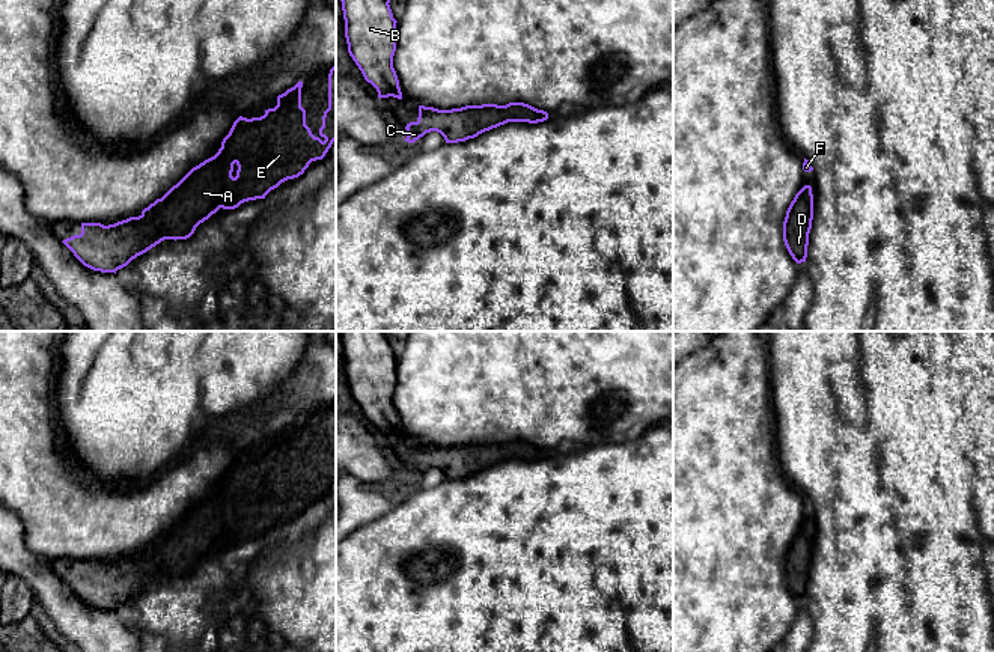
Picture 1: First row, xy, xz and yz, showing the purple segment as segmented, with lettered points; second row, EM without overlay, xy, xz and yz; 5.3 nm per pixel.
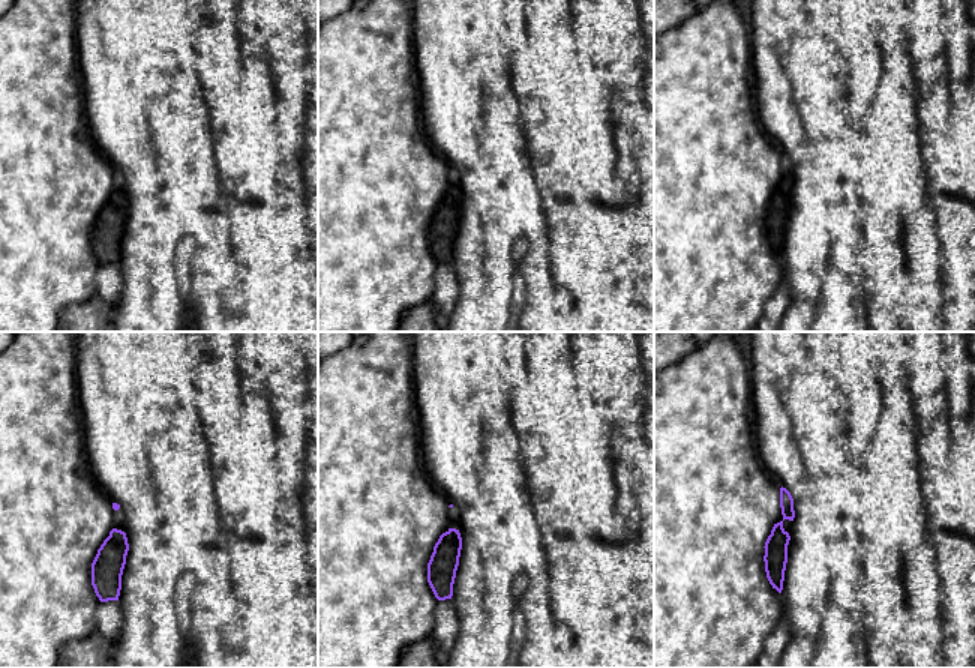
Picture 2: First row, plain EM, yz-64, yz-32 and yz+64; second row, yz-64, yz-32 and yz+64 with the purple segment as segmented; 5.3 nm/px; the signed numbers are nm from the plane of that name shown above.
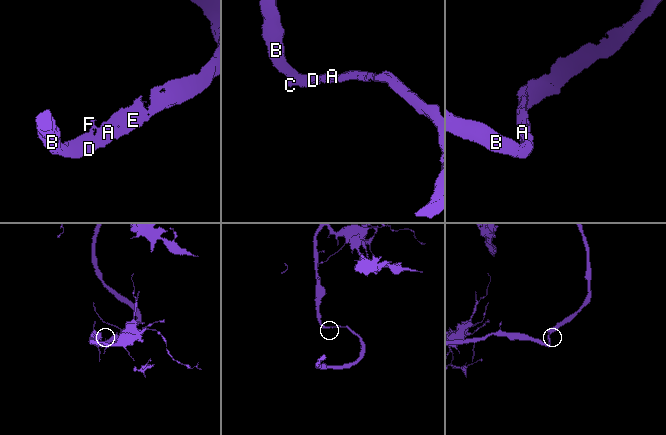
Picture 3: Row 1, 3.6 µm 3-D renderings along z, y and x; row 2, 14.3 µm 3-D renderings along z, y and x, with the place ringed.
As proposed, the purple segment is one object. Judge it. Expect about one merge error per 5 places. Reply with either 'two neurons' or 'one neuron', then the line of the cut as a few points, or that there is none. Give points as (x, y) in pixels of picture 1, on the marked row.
one neuron; no cut

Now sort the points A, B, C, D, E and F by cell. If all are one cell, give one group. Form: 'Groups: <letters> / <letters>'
Groups: A B C D E F

